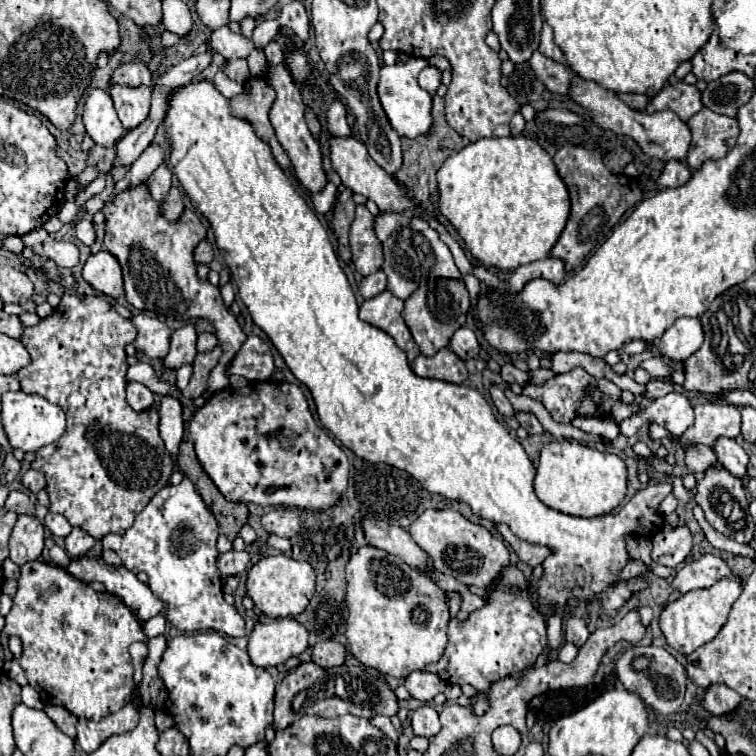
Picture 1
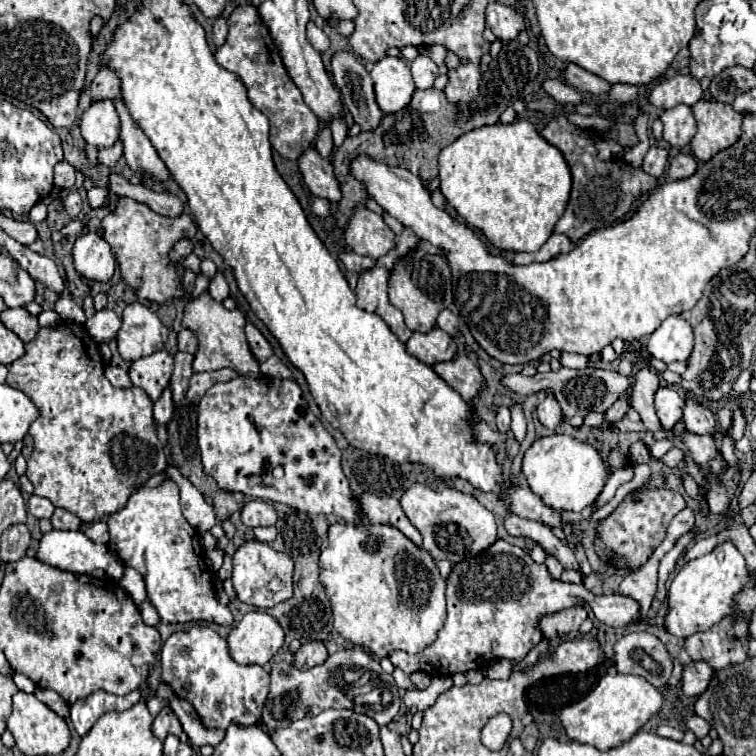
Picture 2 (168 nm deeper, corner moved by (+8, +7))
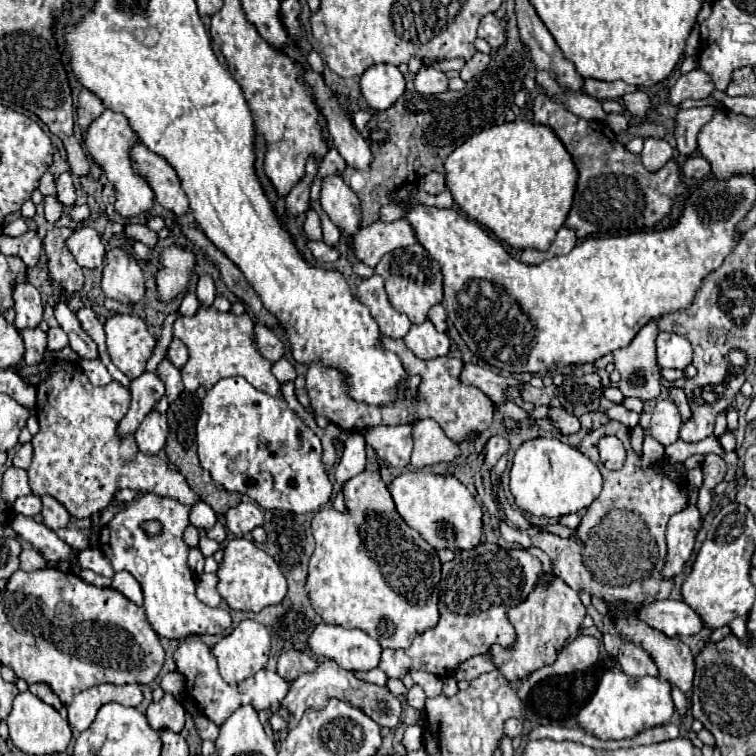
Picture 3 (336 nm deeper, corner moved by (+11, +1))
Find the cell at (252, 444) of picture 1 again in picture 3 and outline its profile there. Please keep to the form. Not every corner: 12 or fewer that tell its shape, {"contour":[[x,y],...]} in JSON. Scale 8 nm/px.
{"contour":[[242,377],[202,401],[196,445],[226,491],[316,513],[320,437]]}

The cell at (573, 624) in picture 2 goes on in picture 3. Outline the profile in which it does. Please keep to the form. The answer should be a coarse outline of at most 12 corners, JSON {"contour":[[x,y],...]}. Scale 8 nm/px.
{"contour":[[544,575],[508,611],[514,647],[492,647],[508,681],[556,661],[586,617],[578,593]]}

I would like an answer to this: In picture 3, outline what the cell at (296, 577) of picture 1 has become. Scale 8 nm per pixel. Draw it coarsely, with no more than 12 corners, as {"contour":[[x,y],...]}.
{"contour":[[232,539],[218,567],[230,609],[262,611],[286,595],[278,563]]}

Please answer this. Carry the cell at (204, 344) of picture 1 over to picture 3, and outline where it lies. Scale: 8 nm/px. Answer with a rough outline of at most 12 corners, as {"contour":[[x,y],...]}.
{"contour":[[174,337],[168,355],[176,367],[188,361],[188,347]]}

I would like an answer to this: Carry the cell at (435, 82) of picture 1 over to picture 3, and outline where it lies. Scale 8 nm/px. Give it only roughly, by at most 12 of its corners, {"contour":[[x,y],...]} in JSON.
{"contour":[[422,65],[414,75],[420,95],[436,95],[448,89],[448,77]]}

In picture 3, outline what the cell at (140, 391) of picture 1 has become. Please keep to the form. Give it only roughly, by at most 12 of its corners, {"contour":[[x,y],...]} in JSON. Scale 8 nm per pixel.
{"contour":[[82,359],[80,367],[94,385],[108,385],[112,375],[100,359]]}

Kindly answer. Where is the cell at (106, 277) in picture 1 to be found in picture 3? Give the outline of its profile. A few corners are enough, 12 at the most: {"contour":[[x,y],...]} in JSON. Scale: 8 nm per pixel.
{"contour":[[92,227],[76,229],[66,241],[76,263],[96,269],[106,249]]}

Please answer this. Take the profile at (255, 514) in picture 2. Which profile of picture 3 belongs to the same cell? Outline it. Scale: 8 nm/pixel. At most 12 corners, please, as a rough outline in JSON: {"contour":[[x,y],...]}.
{"contour":[[254,501],[228,509],[226,527],[234,535],[264,525]]}

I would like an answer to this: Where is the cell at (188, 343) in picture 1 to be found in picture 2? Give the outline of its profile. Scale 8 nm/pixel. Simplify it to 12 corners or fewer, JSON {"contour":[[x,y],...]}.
{"contour":[[167,351],[133,361],[129,377],[151,401],[169,385]]}

